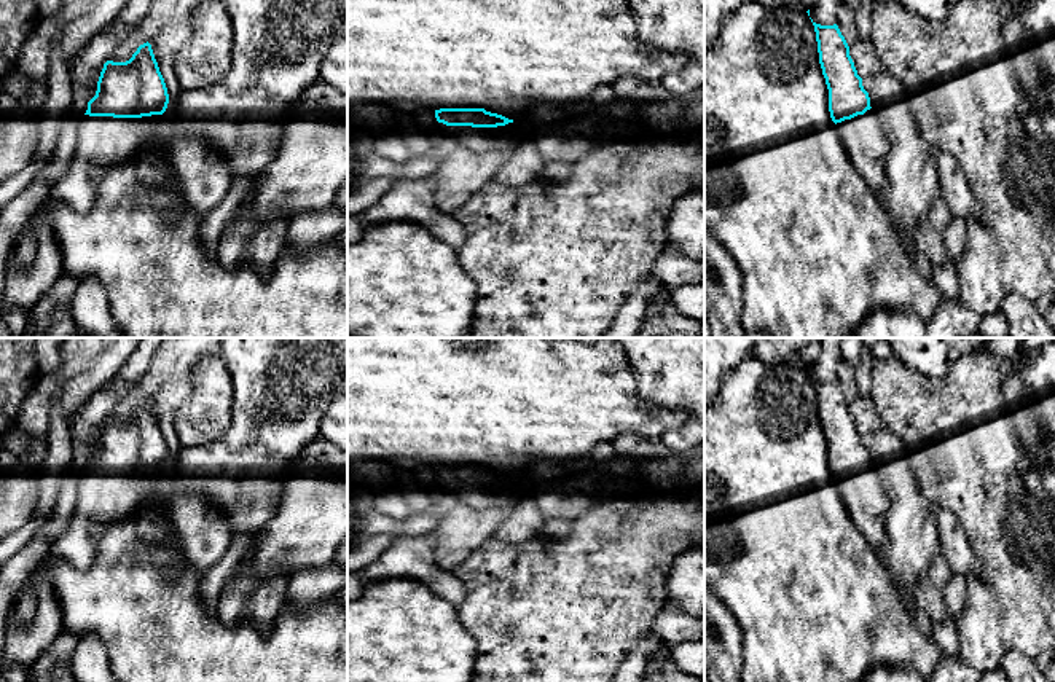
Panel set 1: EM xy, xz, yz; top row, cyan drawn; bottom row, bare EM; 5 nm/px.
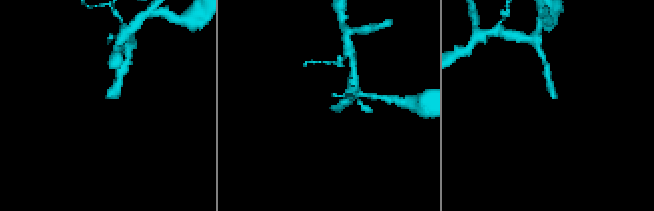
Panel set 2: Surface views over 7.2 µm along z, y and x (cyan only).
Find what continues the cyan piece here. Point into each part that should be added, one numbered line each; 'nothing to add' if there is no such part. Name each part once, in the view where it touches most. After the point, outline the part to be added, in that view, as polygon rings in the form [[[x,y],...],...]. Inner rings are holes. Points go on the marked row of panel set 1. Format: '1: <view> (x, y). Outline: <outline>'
nothing to add

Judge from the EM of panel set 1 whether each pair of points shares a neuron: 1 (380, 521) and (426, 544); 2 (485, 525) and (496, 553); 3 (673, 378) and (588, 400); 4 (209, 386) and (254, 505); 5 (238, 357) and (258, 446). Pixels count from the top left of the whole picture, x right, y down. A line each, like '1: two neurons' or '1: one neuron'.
1: two neurons
2: two neurons
3: two neurons
4: two neurons
5: one neuron

